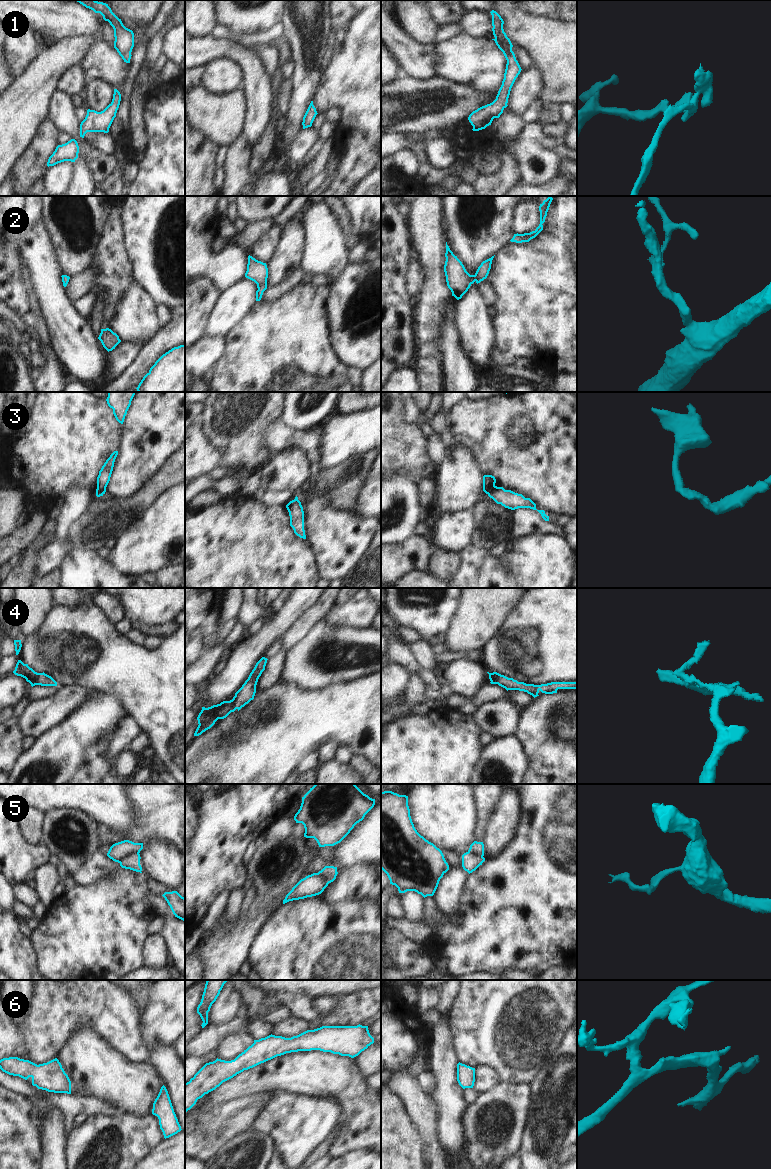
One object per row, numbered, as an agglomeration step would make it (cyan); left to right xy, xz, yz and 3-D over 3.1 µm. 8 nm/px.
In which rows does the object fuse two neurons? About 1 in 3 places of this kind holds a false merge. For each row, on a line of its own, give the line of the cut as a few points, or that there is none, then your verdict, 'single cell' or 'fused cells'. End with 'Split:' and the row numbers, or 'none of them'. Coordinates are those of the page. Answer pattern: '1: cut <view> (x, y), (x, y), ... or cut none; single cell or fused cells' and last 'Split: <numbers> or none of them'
1: cut none; single cell
2: cut none; single cell
3: cut yz (495, 486), (488, 494); fused cells
4: cut none; single cell
5: cut xy (138, 852), (128, 854), (118, 862); fused cells
6: cut none; single cell
Split: 3, 5

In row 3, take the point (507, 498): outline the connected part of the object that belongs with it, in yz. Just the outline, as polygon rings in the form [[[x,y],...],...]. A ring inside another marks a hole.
[[[495,486],[488,494],[497,504],[501,504],[505,508],[515,510],[518,508],[536,509],[536,504],[530,499],[525,498],[522,494],[515,493],[511,490],[505,490],[503,487]],[[537,510],[545,521],[549,521],[549,516],[544,510]]]

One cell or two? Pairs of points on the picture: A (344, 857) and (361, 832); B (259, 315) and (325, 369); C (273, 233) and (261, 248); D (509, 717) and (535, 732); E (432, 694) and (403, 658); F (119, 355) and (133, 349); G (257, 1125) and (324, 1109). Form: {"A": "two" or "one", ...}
{"A": "one", "B": "one", "C": "one", "D": "two", "E": "one", "F": "one", "G": "one"}

